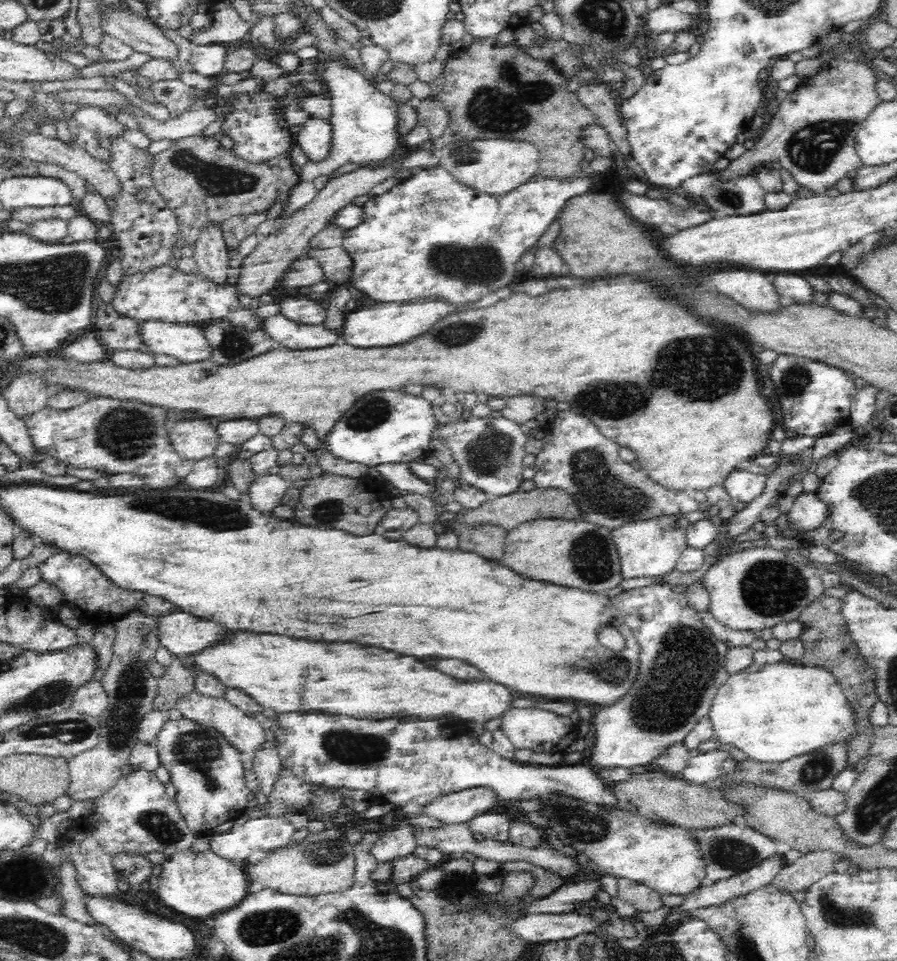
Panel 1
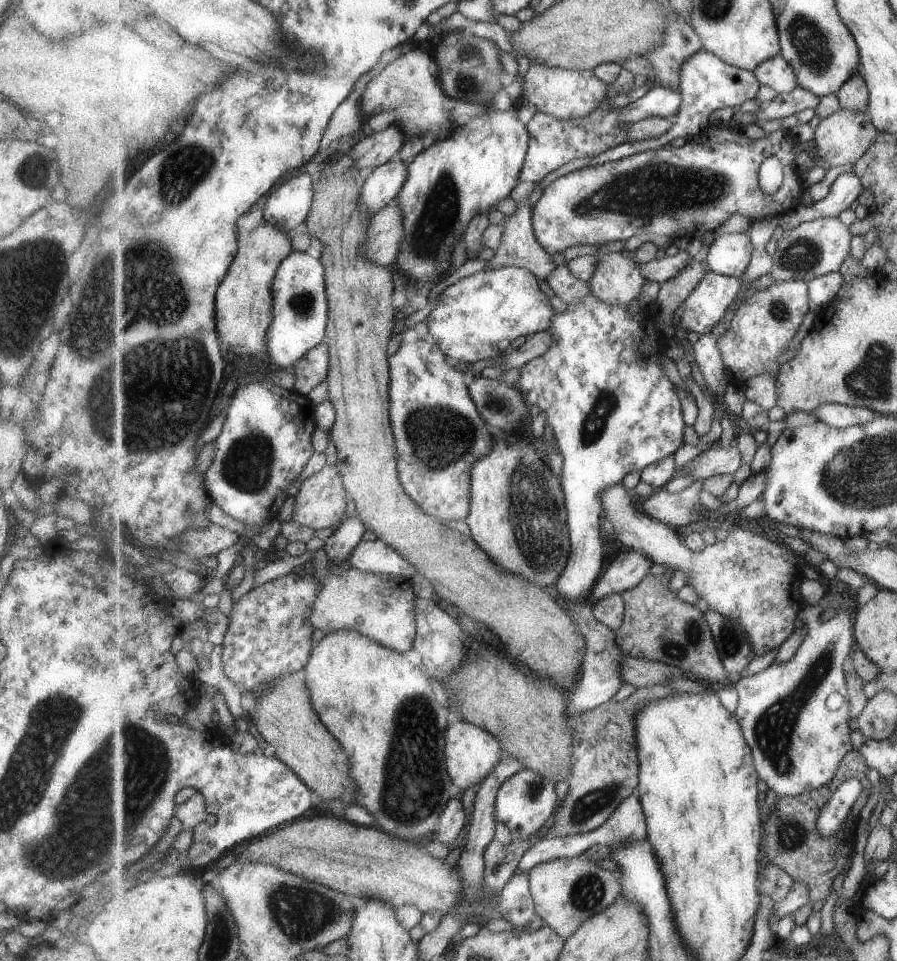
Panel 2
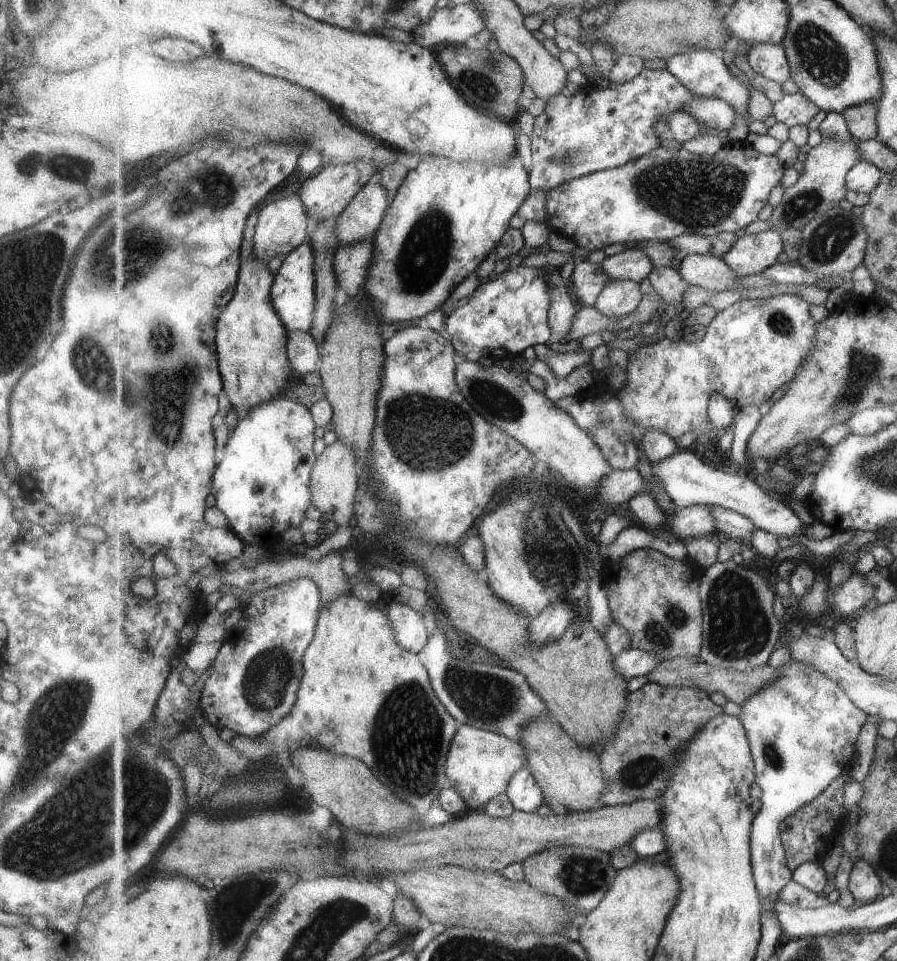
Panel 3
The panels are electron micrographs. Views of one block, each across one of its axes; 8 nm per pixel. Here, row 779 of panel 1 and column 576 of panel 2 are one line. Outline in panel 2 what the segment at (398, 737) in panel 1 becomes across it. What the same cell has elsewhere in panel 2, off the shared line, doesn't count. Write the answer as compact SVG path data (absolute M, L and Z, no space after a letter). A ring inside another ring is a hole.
M593 293L575 300L573 304L567 304L563 313L553 316L548 328L553 336L551 350L520 368L520 377L516 382L530 406L538 406L547 414L550 434L556 440L563 458L560 479L566 493L572 549L567 568L556 583L554 595L564 603L587 600L593 594L599 576L603 574L605 554L602 522L605 518L601 494L621 484L627 474L635 470L641 472L647 466L673 456L685 444L685 428L688 424L683 414L683 402L661 362L670 340L659 328L653 310L640 311L634 317L625 309L611 306ZM647 315L651 319L649 324L643 320Z

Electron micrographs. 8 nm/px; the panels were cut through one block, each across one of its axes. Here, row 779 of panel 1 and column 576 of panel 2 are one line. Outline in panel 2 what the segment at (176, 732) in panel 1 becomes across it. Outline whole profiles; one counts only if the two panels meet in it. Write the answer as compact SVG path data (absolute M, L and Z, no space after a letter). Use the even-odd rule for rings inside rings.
M715 125L708 126L705 132L701 132L701 134L697 136L697 140L691 140L691 142L686 141L681 147L671 147L670 145L667 145L658 149L647 149L646 151L635 153L616 161L604 162L603 164L596 166L589 166L589 168L583 167L582 169L577 169L572 173L567 173L566 175L555 179L550 185L547 185L547 187L544 188L544 193L532 210L533 228L537 240L541 242L543 248L545 248L551 256L557 253L563 254L564 250L567 250L569 246L576 246L577 244L599 244L599 246L602 246L603 244L607 244L607 242L617 242L617 240L626 242L629 238L639 236L639 234L649 233L660 236L664 235L675 240L690 236L691 234L713 234L725 220L731 218L734 214L747 216L747 218L754 222L765 218L765 216L784 216L789 210L795 210L795 208L803 202L805 188L801 185L799 172L795 166L795 160L797 160L798 156L795 146L800 143L798 139L795 139L784 129L775 130L774 132L765 135L763 139L753 140L753 138L749 138L749 136L747 136L741 129L738 131L733 130L733 128L723 129L722 127L715 127ZM772 156L777 156L777 158L783 162L784 183L775 194L765 194L765 192L761 190L759 179L756 177L756 170L760 169L763 162Z

